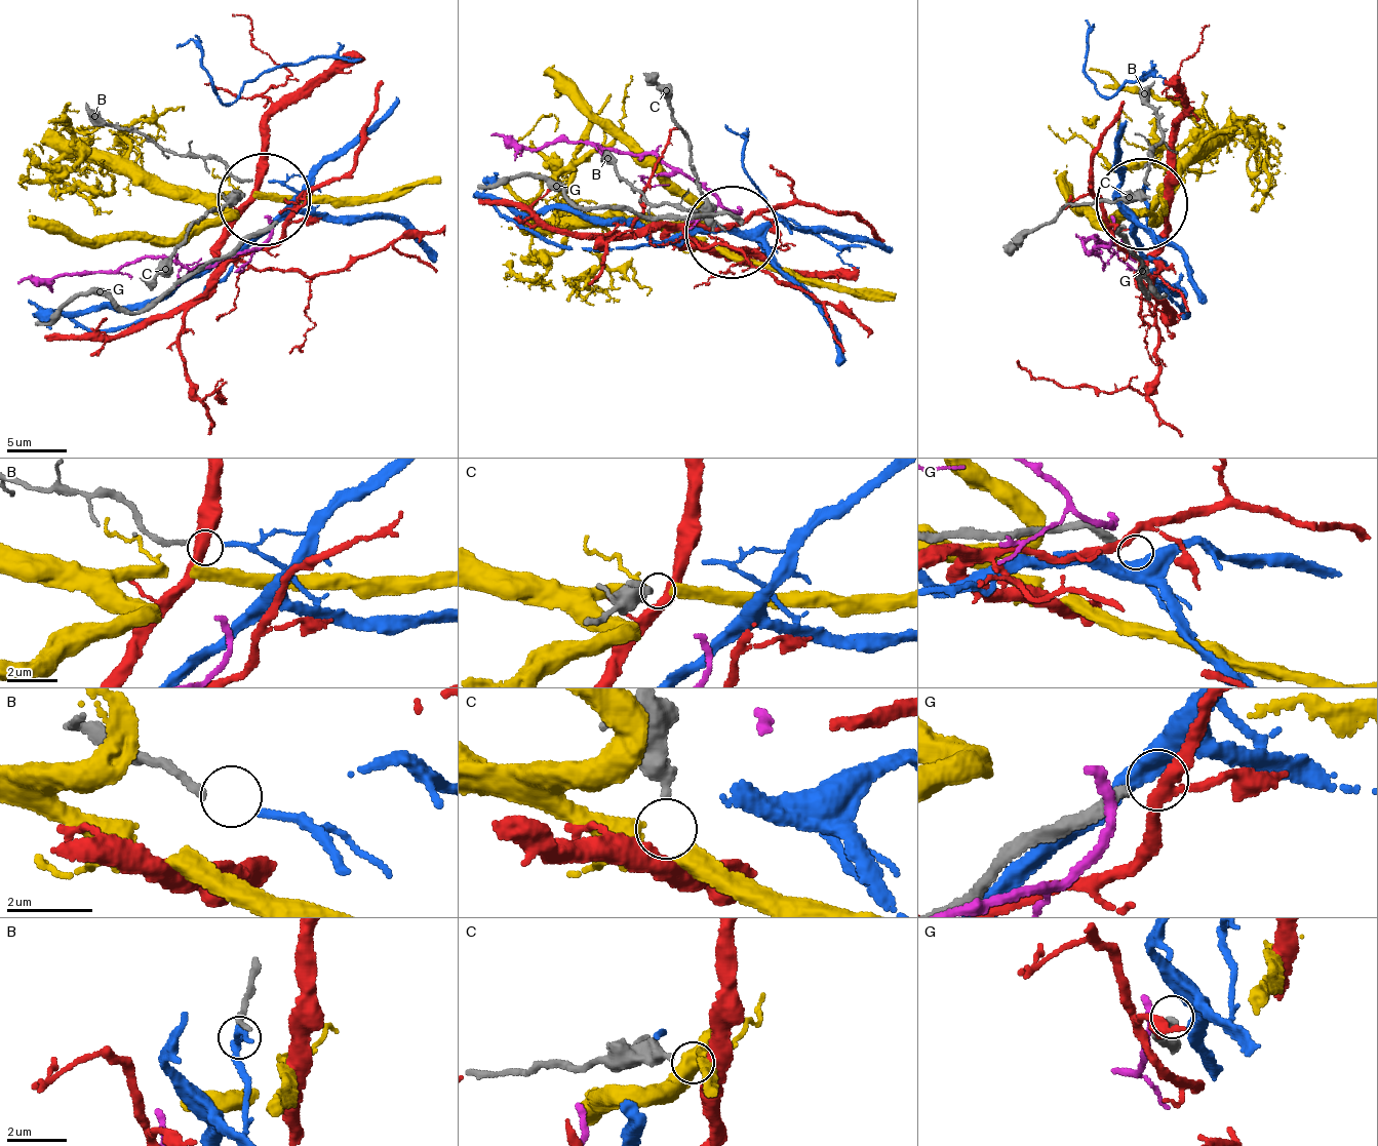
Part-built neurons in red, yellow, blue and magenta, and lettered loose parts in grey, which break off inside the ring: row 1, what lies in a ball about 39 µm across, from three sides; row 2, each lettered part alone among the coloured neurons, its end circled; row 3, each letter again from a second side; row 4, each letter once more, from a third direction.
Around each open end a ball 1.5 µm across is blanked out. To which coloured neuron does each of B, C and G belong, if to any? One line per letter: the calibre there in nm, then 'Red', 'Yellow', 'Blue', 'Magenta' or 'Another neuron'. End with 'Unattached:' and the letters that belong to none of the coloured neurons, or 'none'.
B: Thickness 170 nm. Blue
C: Thickness 400 nm. Yellow
G: Thickness 280 nm. Another neuron
Unattached: G

